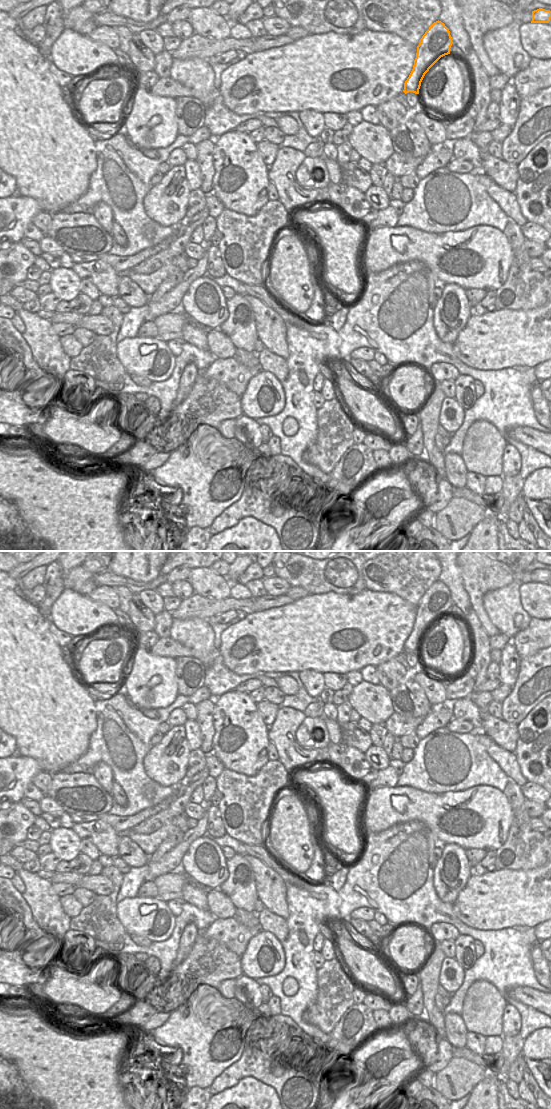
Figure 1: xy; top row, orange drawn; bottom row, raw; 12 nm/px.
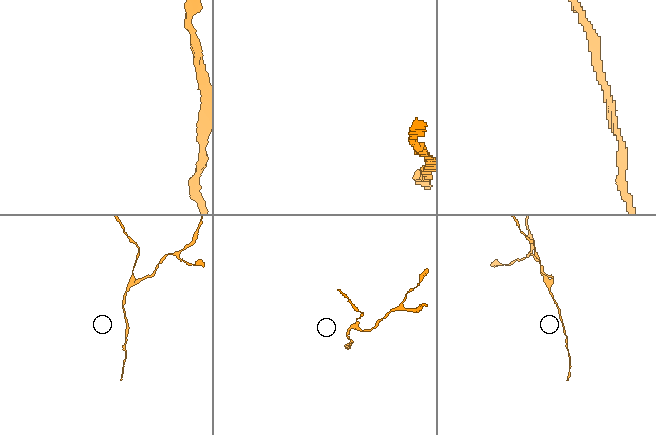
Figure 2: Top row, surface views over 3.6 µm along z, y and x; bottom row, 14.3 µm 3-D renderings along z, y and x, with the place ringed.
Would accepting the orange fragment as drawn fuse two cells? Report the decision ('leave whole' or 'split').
split

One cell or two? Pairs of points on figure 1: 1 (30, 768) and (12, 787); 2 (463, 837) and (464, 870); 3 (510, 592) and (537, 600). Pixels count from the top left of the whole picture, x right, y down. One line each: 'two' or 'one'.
1: one
2: two
3: two

